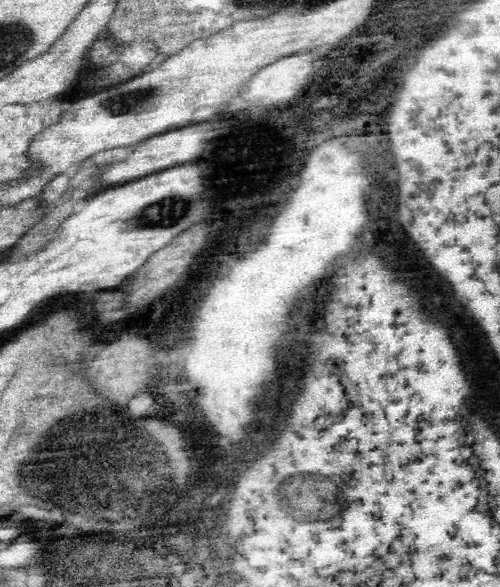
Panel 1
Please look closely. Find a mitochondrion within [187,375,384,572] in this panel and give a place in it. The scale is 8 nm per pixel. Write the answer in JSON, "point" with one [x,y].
{"point":[307,496]}

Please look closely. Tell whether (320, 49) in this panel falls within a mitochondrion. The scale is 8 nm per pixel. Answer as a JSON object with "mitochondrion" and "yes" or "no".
{"mitochondrion":"no"}

